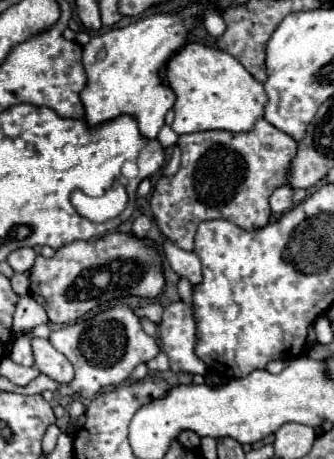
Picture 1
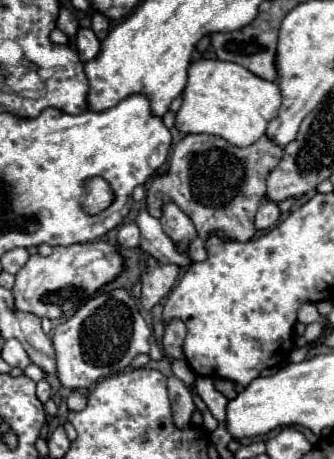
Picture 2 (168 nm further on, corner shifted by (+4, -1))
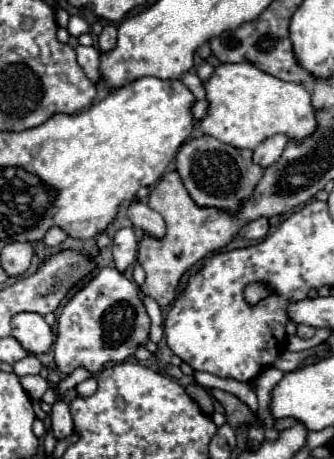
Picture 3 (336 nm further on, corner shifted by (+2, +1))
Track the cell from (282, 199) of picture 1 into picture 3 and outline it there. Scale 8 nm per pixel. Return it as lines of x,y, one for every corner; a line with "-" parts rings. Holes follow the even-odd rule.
257,218
253,222
249,222
245,228
243,228
243,236
247,240
261,240
269,234
269,220
267,218

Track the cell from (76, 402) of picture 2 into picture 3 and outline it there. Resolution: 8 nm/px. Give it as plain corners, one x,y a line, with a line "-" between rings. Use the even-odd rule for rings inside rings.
87,378
87,380
83,380
81,384
77,384
77,396
79,398
89,398
89,396
93,396
95,394
95,390
97,390
97,380
95,378

